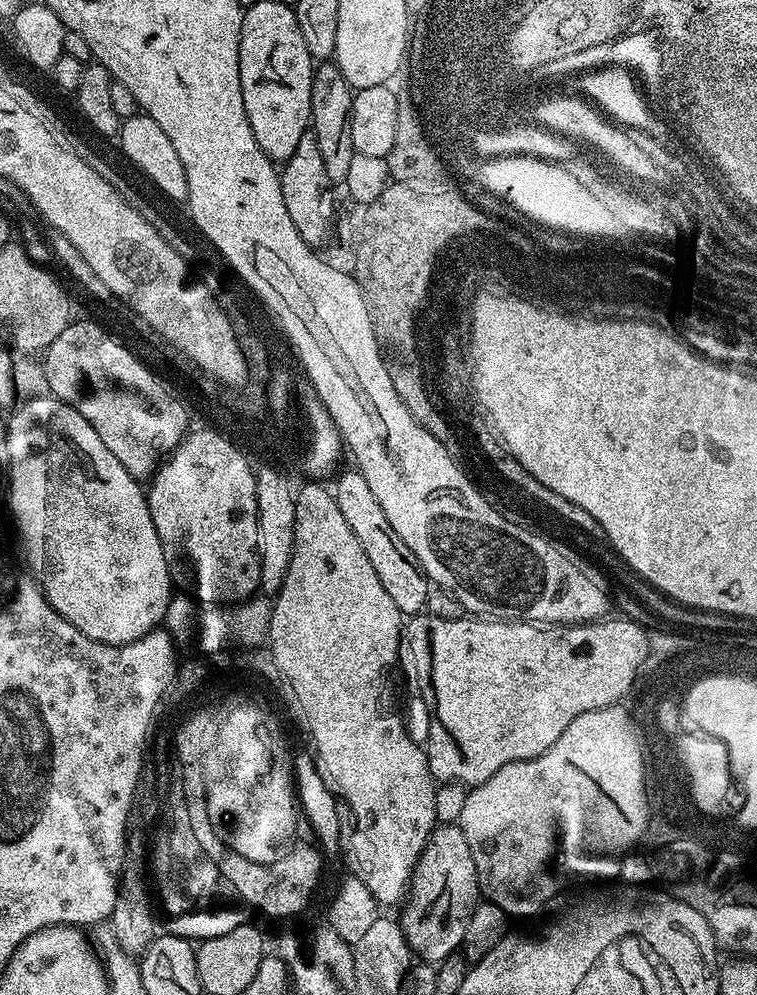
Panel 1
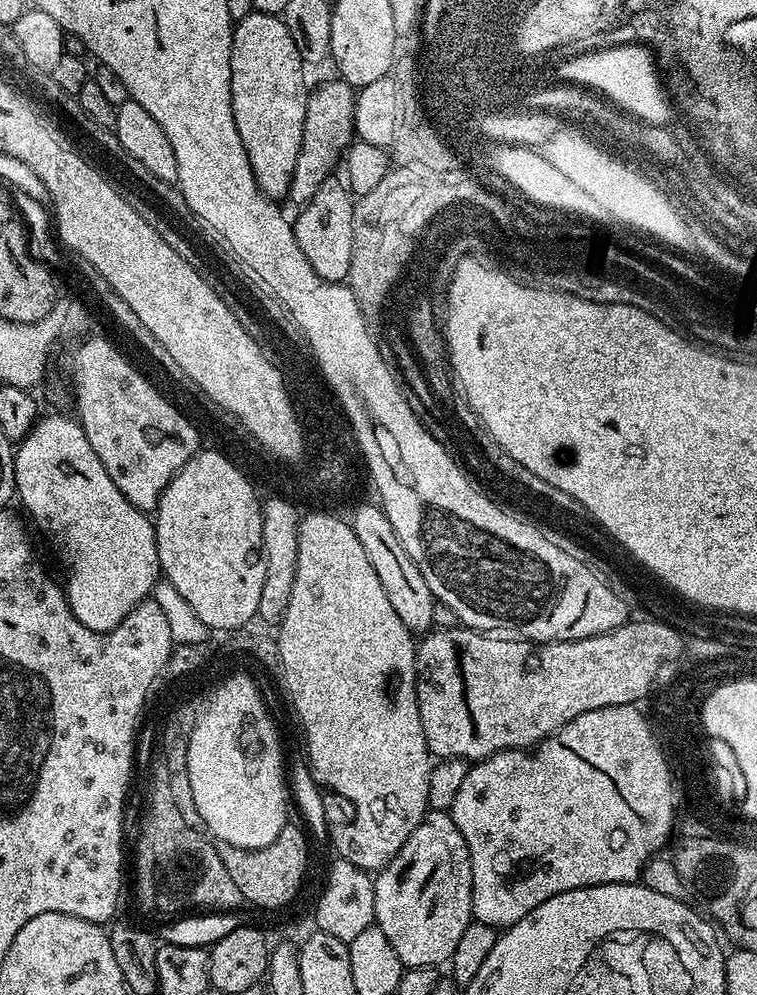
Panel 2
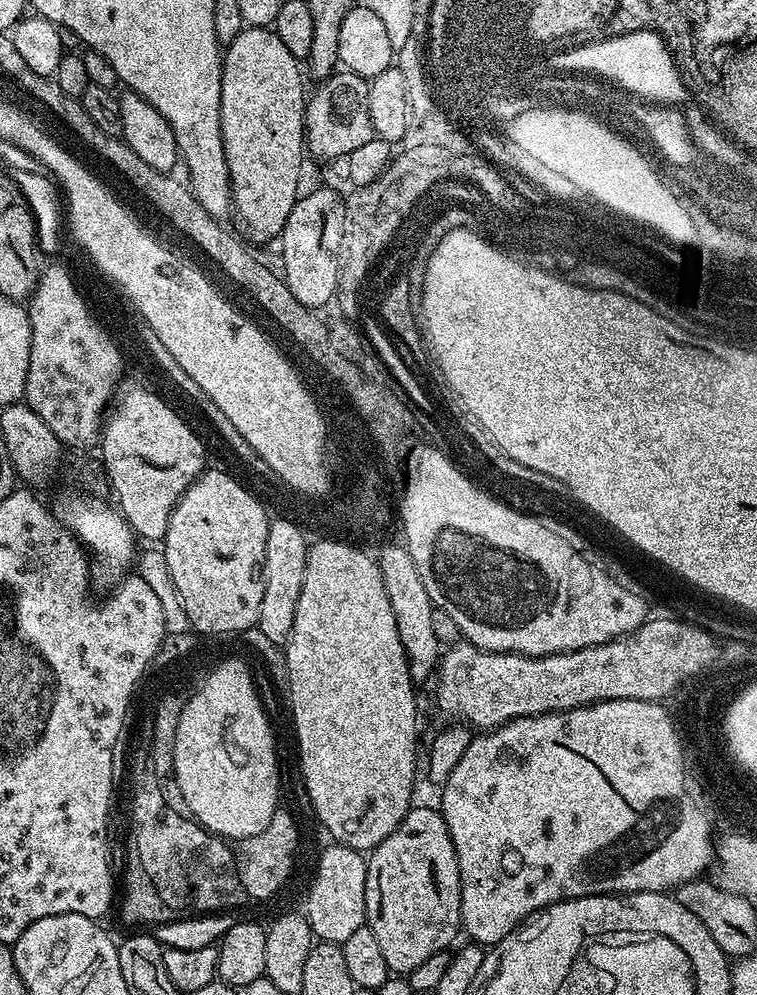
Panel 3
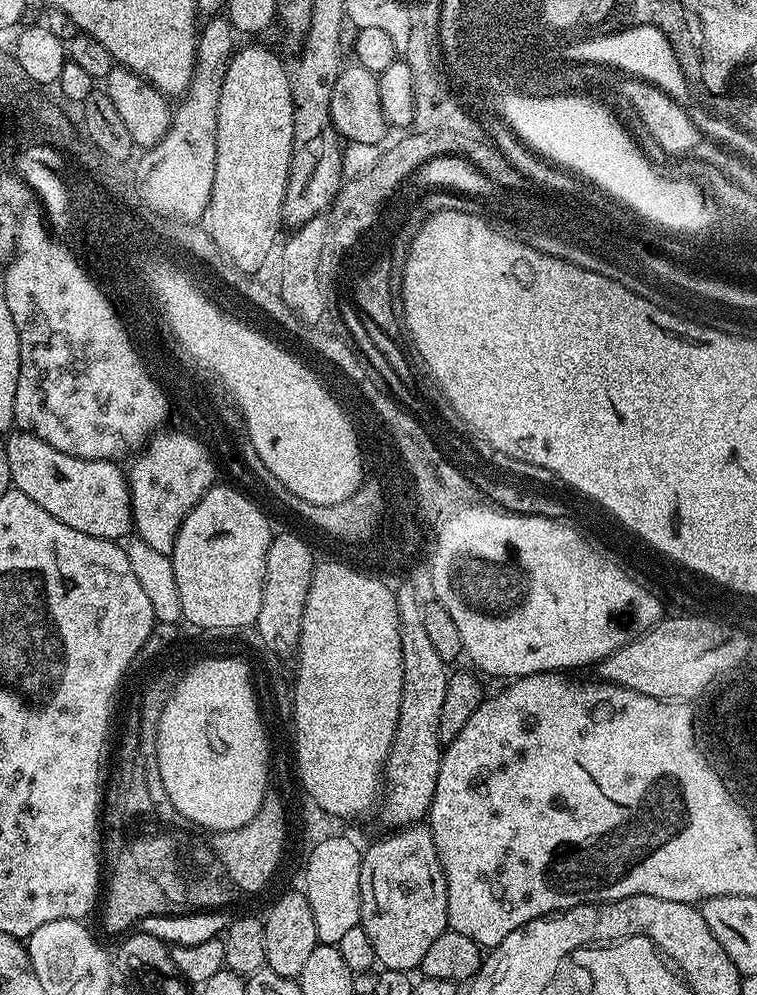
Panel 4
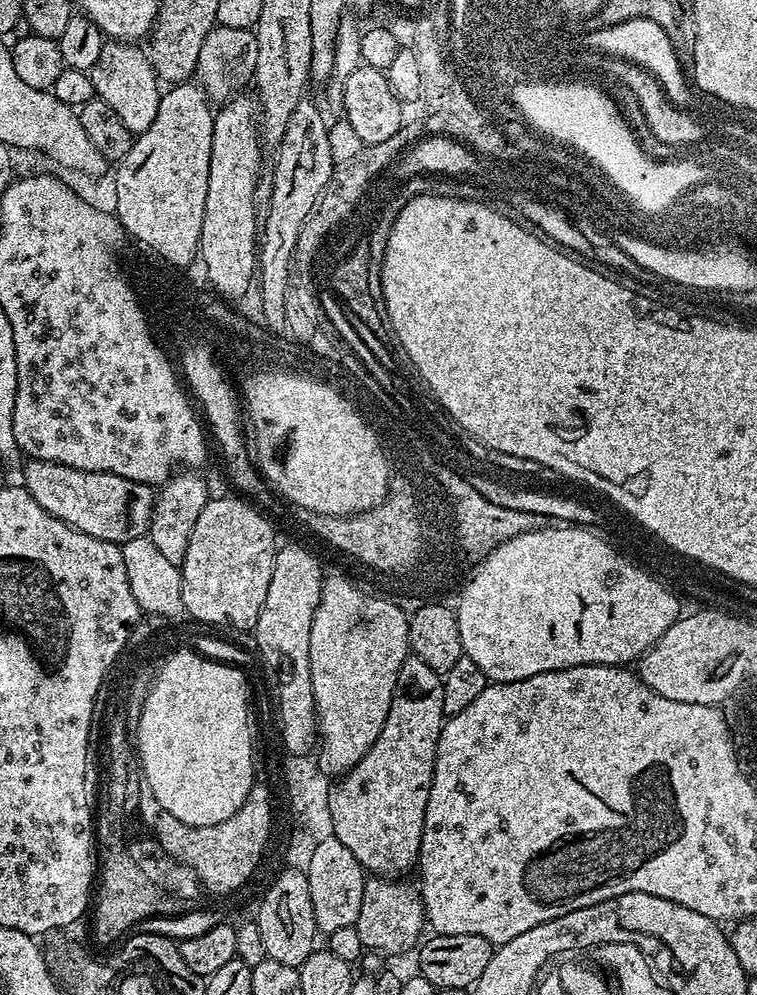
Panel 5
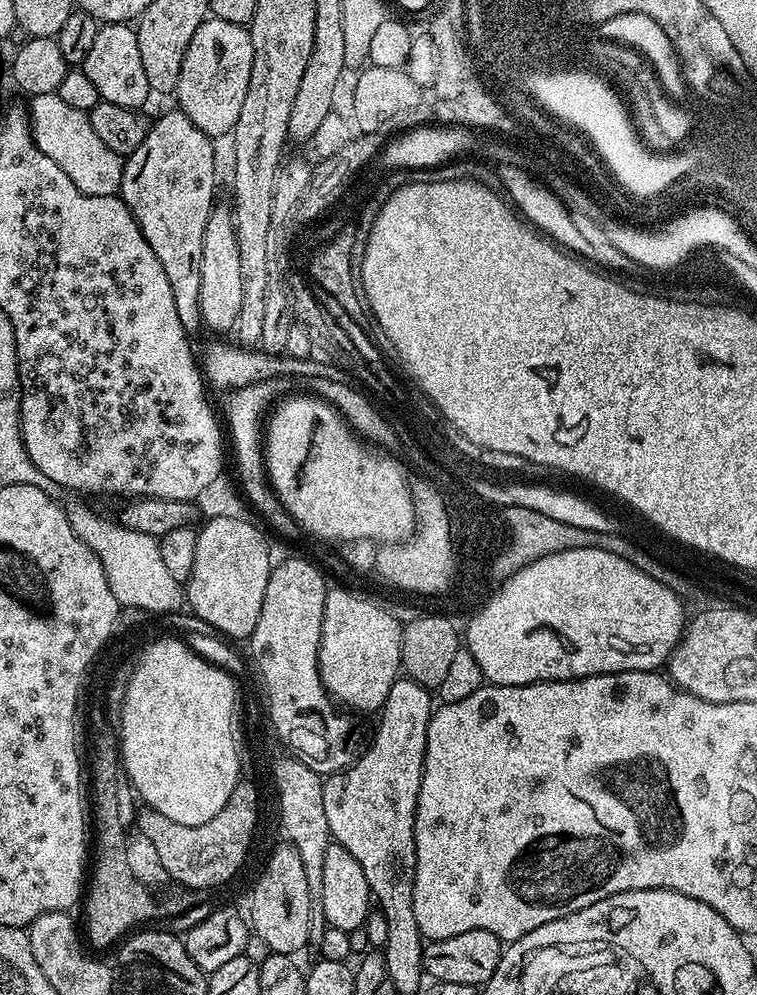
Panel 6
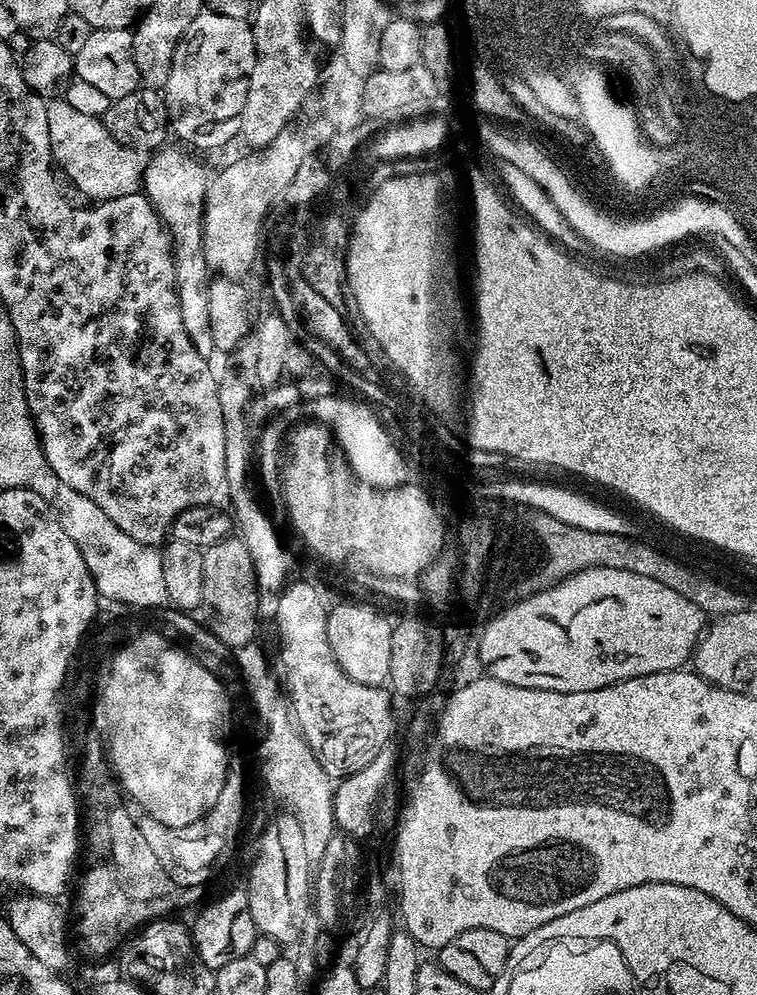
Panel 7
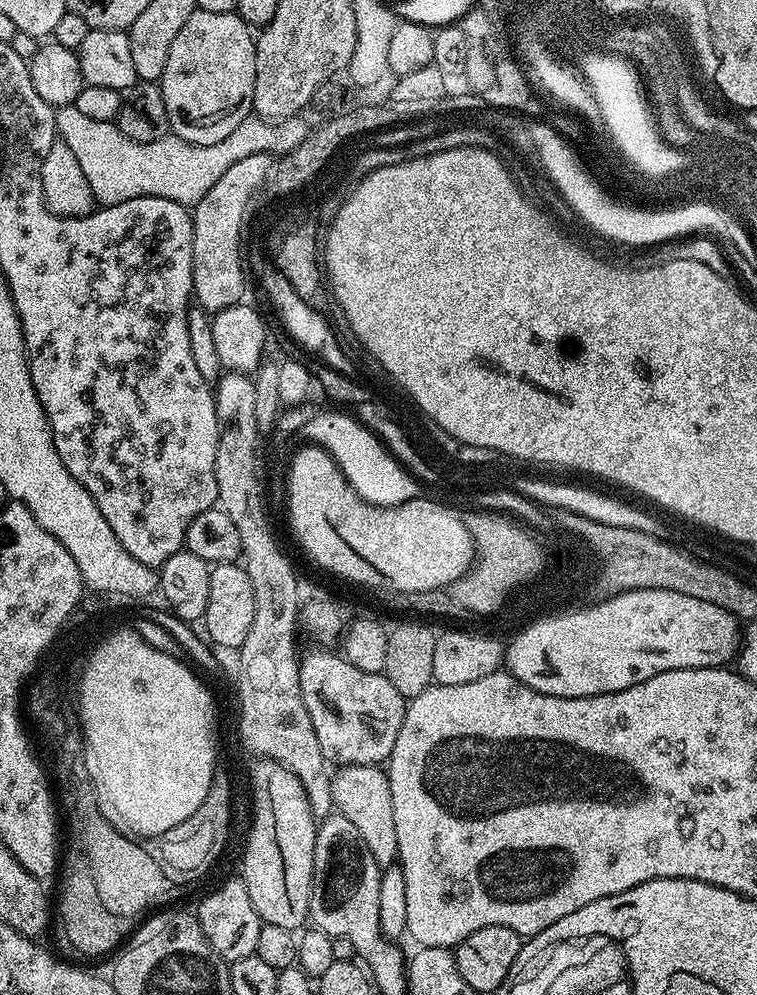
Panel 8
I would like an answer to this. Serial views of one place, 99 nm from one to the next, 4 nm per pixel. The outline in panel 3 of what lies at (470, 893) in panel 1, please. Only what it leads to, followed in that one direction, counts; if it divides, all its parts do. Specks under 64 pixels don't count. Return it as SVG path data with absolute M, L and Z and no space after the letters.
M415 805L410 808L406 818L395 828L394 833L388 835L372 849L367 855L367 874L366 874L366 914L365 923L374 933L374 938L381 947L381 953L386 959L386 964L391 973L395 975L407 976L409 973L417 969L418 966L426 962L426 959L433 954L445 951L450 948L457 934L460 934L462 925L461 920L461 872L458 870L457 852L454 850L453 840L450 838L449 828L446 826L444 816L441 815L439 809L435 807L428 808L426 806Z

